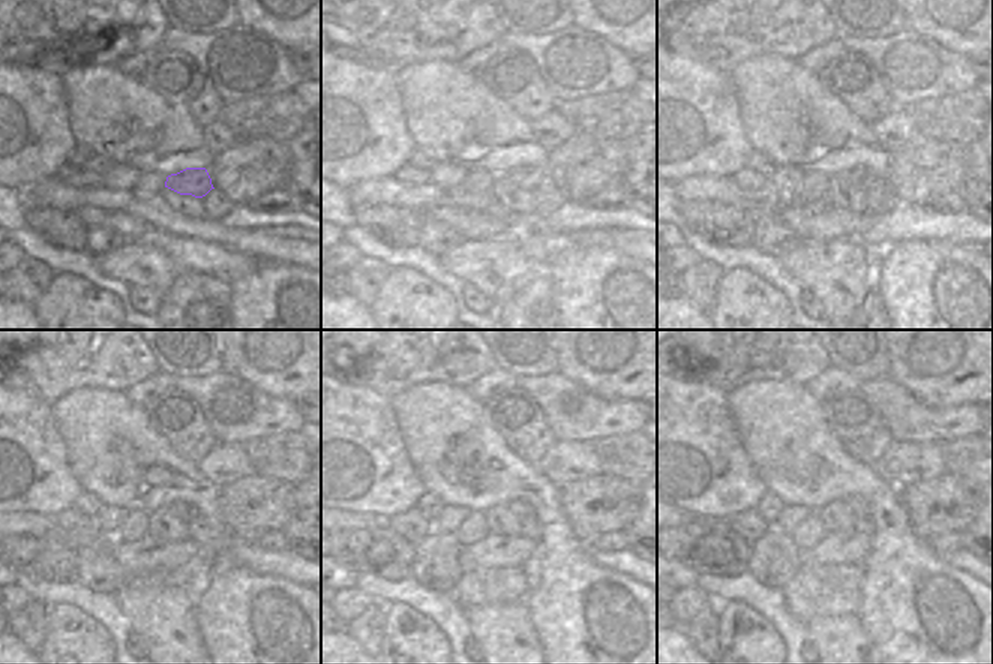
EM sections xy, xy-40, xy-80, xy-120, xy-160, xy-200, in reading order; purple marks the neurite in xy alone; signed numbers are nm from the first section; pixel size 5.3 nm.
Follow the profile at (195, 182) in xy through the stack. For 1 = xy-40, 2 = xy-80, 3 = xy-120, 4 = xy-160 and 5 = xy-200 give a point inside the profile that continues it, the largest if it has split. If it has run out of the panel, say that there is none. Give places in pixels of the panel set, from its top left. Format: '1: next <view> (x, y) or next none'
1: next xy-40 (530, 179)
2: next xy-80 (860, 177)
3: next xy-120 (185, 511)
4: next xy-160 (521, 508)
5: next xy-200 (858, 507)

